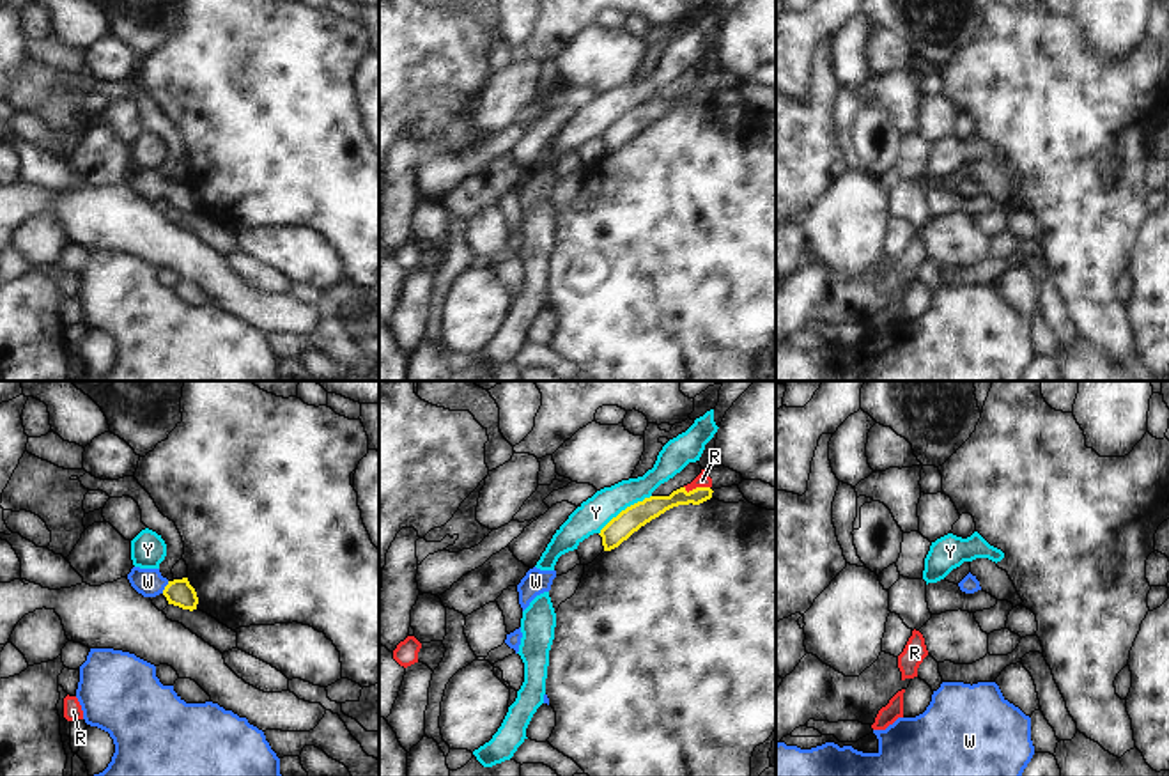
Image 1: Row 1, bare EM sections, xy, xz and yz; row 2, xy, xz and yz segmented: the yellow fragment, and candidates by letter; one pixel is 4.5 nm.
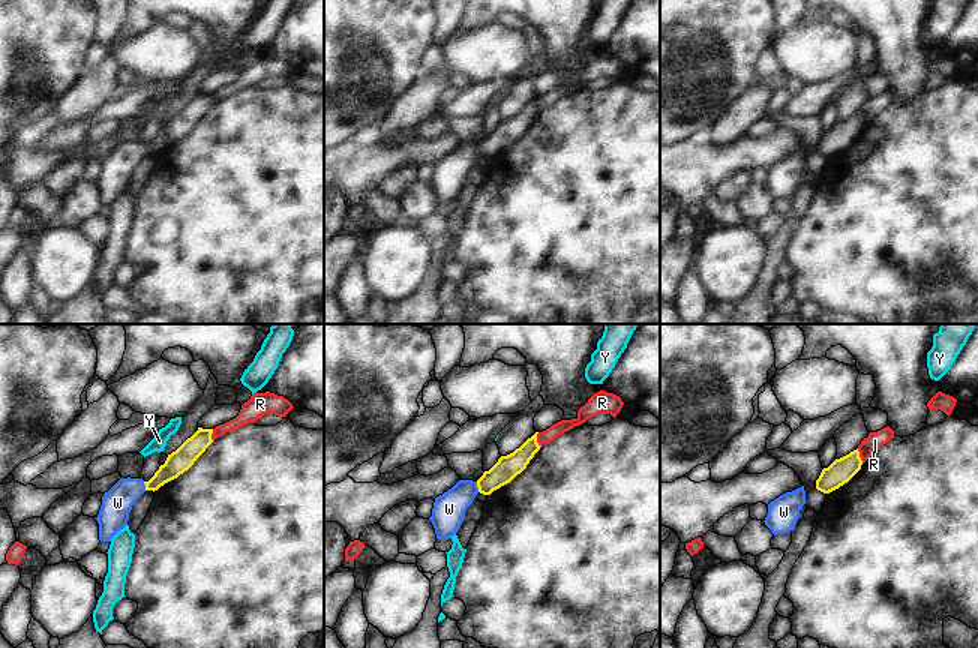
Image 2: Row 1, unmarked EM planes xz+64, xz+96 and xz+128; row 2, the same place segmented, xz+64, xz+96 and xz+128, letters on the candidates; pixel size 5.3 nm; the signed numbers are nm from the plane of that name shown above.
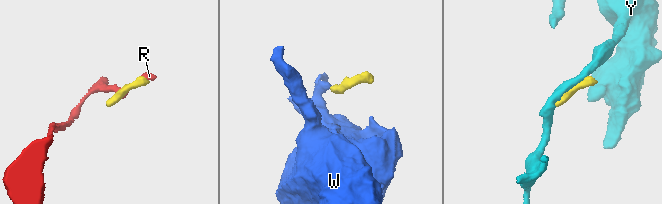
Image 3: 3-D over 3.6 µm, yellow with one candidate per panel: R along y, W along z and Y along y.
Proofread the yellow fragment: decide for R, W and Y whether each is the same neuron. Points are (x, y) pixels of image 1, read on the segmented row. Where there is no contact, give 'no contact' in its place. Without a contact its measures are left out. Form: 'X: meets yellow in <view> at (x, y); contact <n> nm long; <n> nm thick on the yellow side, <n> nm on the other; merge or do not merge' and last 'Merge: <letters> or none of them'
R: meets yellow in xz at (696, 488); contact 120 nm long; 100 nm thick on the yellow side, 60 nm on the other; do not merge
W: meets yellow in xy at (165, 587); contact 70 nm long; 120 nm thick on the yellow side, 130 nm on the other; merge
Y: meets yellow in xz at (626, 509); contact 300 nm long; 110 nm thick on the yellow side, 150 nm on the other; do not merge
Merge: W

